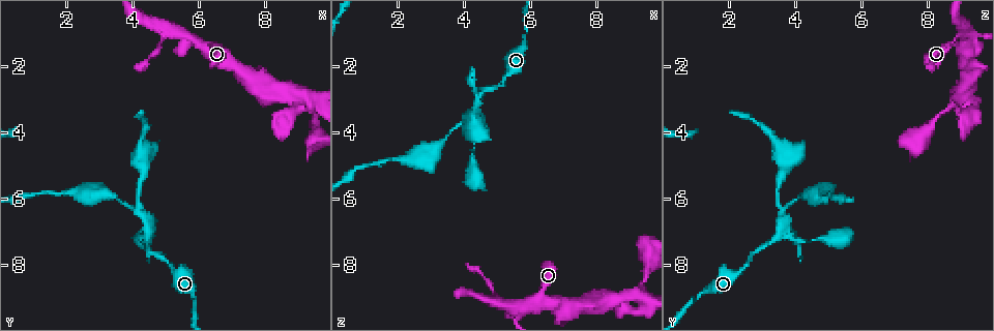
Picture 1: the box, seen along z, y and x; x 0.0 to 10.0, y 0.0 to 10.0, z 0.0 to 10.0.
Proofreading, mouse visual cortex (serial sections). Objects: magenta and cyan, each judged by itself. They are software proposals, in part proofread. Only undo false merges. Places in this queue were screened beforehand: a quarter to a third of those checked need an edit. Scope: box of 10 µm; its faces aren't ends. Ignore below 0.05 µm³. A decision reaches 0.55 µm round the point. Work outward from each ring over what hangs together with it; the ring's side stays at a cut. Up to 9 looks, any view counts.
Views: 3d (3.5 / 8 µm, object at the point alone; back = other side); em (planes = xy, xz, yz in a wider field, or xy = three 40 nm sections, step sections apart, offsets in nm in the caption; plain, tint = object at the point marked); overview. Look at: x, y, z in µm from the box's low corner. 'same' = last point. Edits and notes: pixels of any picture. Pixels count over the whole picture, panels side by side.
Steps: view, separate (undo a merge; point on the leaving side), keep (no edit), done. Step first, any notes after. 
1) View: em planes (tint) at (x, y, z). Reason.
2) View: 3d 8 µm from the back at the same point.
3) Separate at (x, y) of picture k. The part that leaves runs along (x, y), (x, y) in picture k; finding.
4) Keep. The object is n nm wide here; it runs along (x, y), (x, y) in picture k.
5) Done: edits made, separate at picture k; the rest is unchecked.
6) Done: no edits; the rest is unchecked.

View: 3d 3.5 µm at (6.10, 1.40, 9.15). Four-way junction.

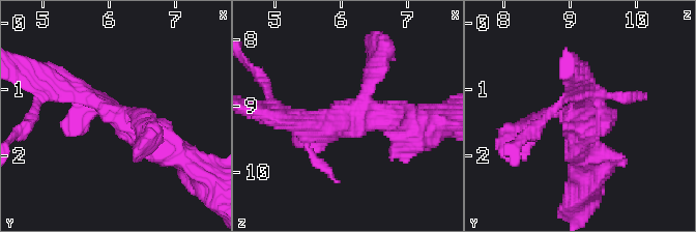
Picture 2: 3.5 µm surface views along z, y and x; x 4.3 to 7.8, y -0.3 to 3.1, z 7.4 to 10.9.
View: em xy step 5 (tint) at (6.10, 1.35, 9.20). Shape alone is not enough.

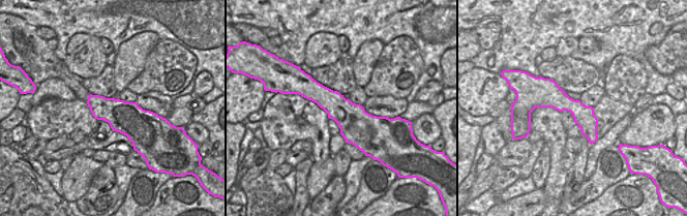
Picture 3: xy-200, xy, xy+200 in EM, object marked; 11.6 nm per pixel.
Keep. It runs along (374, 67), (365, 107), (285, 120) in picture 2; continuous, no second cell.

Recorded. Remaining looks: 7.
View: 3d 3.5 µm at (9.35, 3.00, 9.00). Narrows sharply.

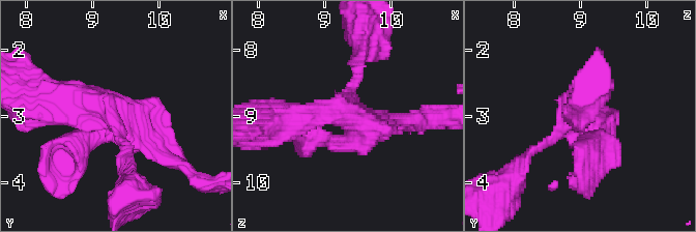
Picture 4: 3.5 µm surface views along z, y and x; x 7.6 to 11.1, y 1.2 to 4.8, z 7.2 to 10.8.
View: em xy step 5 (tint) at (9.30, 3.00, 8.95). Need the tissue.

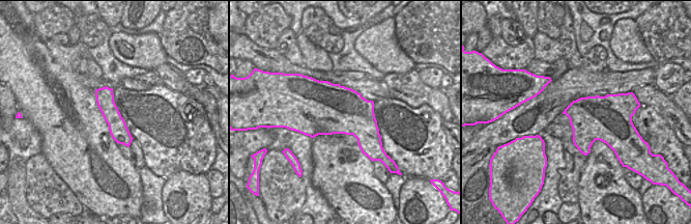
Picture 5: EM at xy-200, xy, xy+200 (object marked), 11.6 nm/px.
Keep. The object is 600 nm wide here; it runs along (98, 91), (127, 142) in picture 5; continuous, no second cell.

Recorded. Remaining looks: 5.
View: 3d 3.5 µm at (5.15, 8.05, 2.50). Sudden change in width.

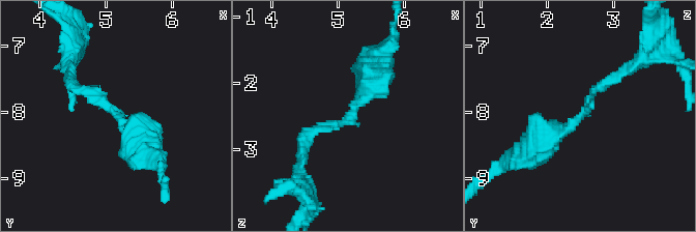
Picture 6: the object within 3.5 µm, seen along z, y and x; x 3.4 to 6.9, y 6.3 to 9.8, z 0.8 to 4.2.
View: em planes (tint) at (5.15, 7.95, 2.55). The arms are 150, 400 nm wide; now the EM.

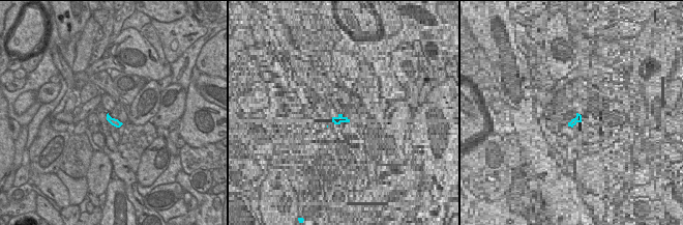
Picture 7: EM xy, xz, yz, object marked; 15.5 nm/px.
Keep. It runs along (377, 70), (354, 110), (316, 128), (300, 152) in picture 6; continuous, no second cell.

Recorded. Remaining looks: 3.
View: 3d 3.5 µm at (4.15, 6.35, 3.65). Arms part here.

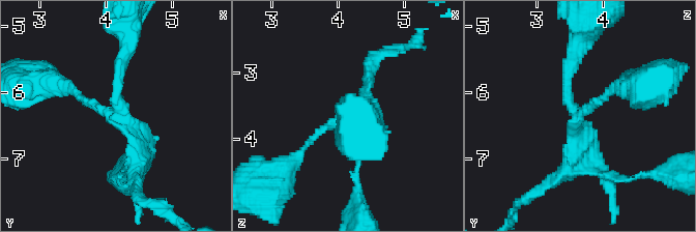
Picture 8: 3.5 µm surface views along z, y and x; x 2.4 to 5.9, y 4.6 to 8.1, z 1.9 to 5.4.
View: em planes (plain) at (4.15, 6.40, 3.65).

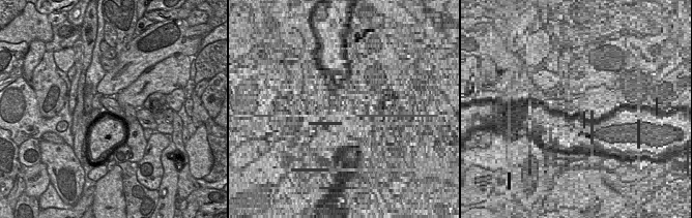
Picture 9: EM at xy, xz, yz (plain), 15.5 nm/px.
View: em planes (tint) at the same point.

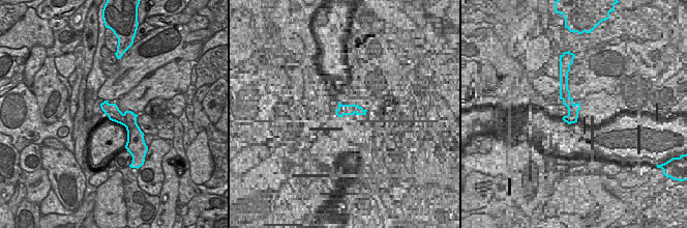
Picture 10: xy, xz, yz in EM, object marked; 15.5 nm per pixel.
Separate at (569, 71) of picture 8. The object is 240 nm wide here; the part that leaves runs along (575, 110), (567, 78), (583, 27) in picture 8; two cells meet here.

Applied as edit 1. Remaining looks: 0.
Done: edits made, separate at picture 8; the rest is unchecked.

